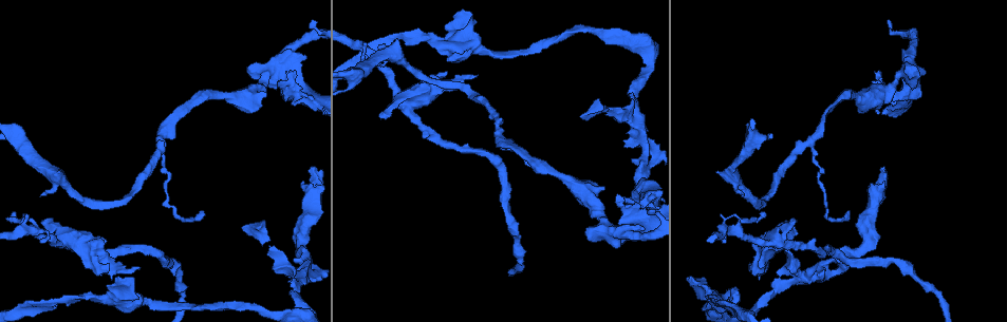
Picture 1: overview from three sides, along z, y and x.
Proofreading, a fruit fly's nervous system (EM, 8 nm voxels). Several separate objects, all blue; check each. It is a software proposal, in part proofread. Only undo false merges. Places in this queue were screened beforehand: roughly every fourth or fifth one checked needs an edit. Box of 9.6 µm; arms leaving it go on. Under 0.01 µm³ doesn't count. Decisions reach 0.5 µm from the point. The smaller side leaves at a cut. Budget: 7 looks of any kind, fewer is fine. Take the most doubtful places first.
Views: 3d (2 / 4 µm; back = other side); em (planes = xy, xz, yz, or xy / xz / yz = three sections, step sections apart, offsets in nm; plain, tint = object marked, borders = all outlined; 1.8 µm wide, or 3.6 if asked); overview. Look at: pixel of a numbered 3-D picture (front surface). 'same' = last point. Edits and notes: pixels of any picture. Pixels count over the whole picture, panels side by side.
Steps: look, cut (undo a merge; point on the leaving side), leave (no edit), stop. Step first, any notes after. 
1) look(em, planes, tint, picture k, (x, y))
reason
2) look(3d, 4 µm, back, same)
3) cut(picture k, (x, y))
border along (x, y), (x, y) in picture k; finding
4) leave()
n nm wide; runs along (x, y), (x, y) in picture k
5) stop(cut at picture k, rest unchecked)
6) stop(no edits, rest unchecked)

look(3d, 2 µm, picture 1, (756, 139))
calibre changes

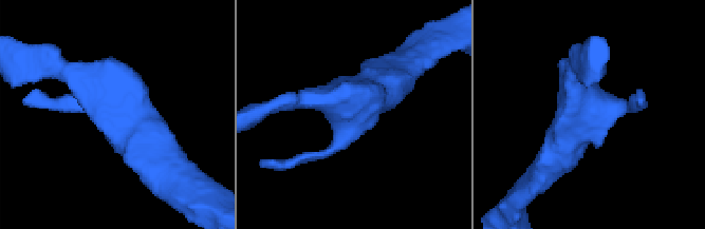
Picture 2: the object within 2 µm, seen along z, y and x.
look(em, 3.6 µm, xz, step 8, plain, picture 2, (110, 109))
now the EM

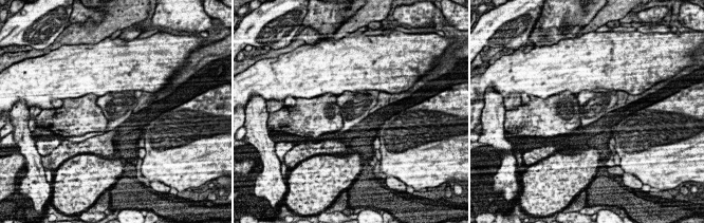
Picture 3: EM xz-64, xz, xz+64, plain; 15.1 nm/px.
look(em, 3.6 µm, xz, step 8, tint, same)
where the object lies

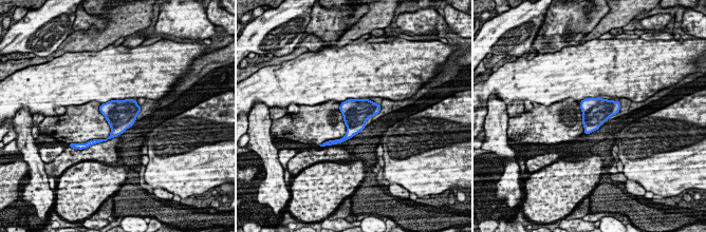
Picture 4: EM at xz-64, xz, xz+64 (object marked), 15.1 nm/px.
leave()
one neuron here

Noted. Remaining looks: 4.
look(3d, 2 µm, back, picture 1, (273, 70))
thick turns thin

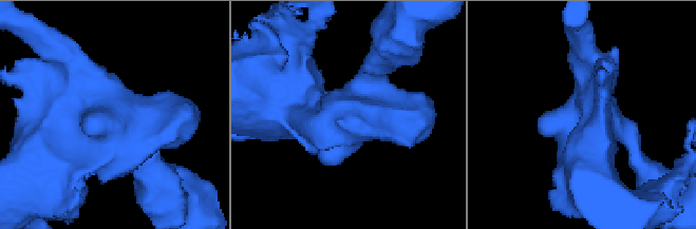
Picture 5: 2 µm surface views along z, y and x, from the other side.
look(em, 3.6 µm, xz, step 4, tint, picture 5, (353, 111))
shape alone is not enough

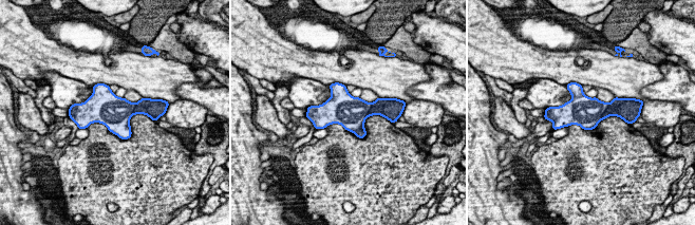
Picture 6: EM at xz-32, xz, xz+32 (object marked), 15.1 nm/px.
look(em, 3.6 µm, planes, tint, same)

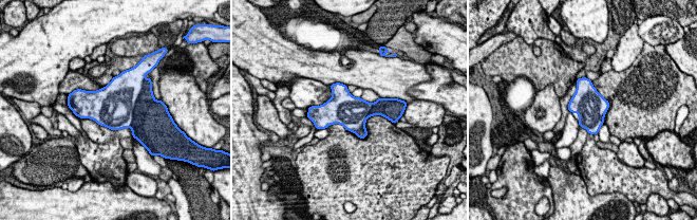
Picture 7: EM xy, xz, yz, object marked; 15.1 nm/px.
cut(picture 7, (149, 113))
border along (142, 88), (129, 126) in picture 7; a second neuron is stuck on

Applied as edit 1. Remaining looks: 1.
look(em, yz, step 8, tint, picture 1, (722, 303))
a fork

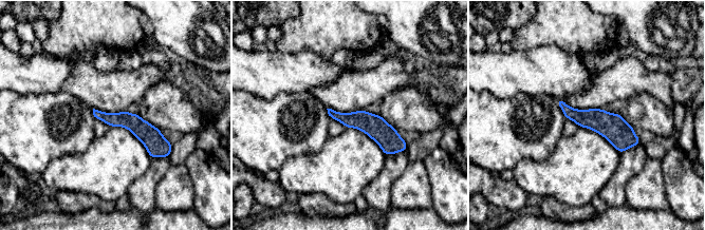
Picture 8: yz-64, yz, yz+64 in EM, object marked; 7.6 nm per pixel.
leave()
130 nm wide; runs along (562, 104), (636, 141) in picture 8; all the same neuron

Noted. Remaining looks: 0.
stop(cut at picture 7, rest unchecked)

